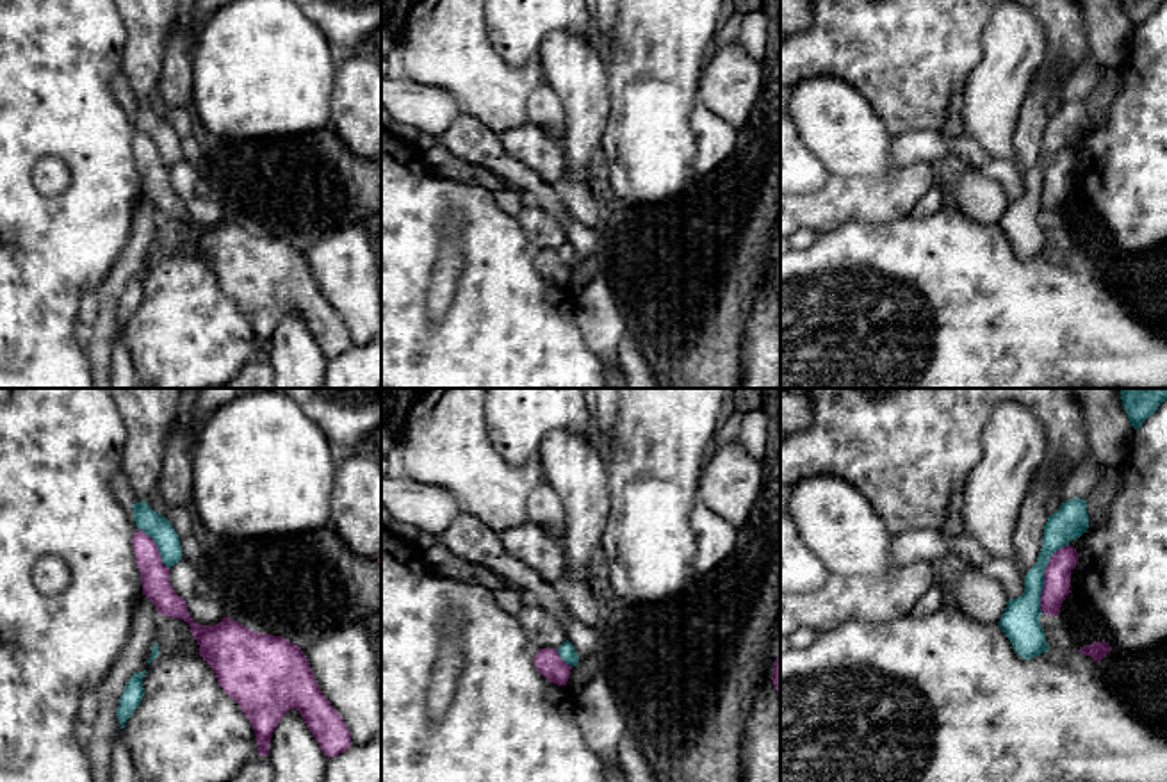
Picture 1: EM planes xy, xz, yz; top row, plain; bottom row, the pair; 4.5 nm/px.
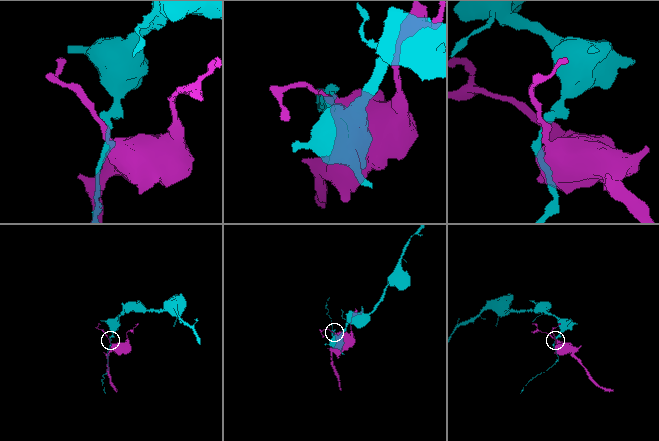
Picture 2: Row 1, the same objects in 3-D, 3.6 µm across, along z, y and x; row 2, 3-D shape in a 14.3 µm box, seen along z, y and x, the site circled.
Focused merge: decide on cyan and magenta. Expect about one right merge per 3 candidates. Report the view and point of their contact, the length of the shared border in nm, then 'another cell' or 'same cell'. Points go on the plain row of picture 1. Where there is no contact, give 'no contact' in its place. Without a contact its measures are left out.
contact yz (1043, 177); length 340 nm; another cell

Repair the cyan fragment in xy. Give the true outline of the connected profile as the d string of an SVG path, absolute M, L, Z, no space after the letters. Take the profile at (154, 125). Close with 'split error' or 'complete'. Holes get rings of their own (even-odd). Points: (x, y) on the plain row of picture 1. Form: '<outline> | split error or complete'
M146 102L135 103L134 123L137 130L143 130L159 148L162 164L173 167L182 160L180 137L173 130L171 123L160 114L153 112Z | complete

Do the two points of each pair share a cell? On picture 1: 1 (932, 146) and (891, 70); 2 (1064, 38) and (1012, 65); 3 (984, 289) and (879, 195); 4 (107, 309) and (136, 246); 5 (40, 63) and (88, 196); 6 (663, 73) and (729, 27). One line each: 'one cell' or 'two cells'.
1: two cells
2: two cells
3: two cells
4: one cell
5: one cell
6: two cells

